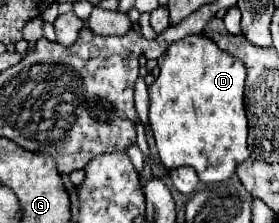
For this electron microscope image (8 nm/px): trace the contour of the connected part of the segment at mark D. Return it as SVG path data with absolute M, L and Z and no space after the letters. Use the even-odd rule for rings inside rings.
M200 34L170 44L158 66L160 74L148 94L150 124L162 164L168 170L192 166L206 184L228 180L236 166L250 158L244 105L246 67Z

